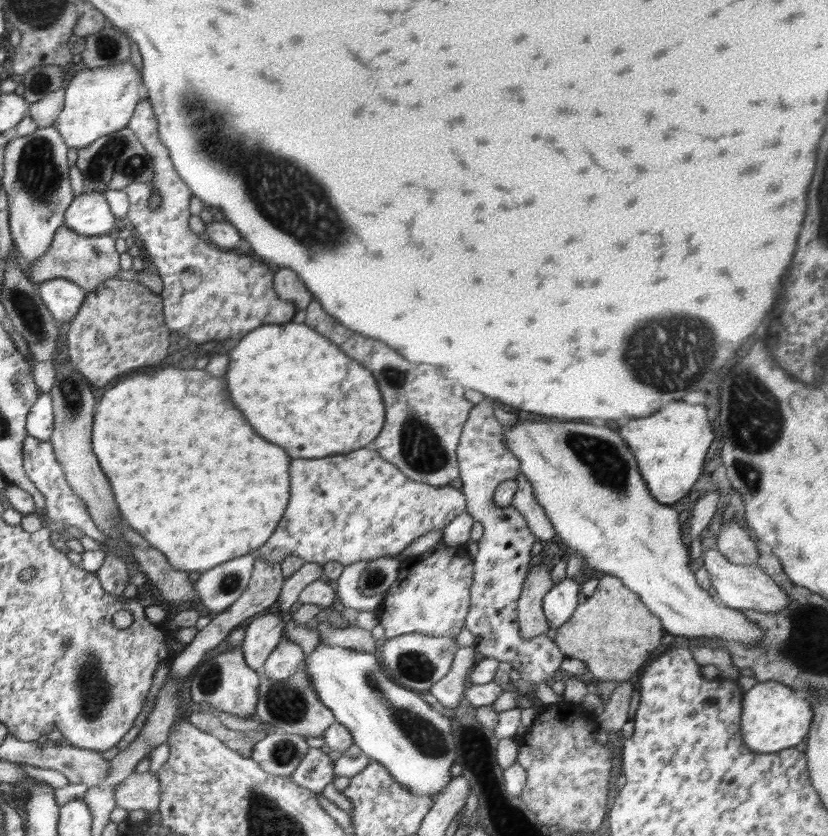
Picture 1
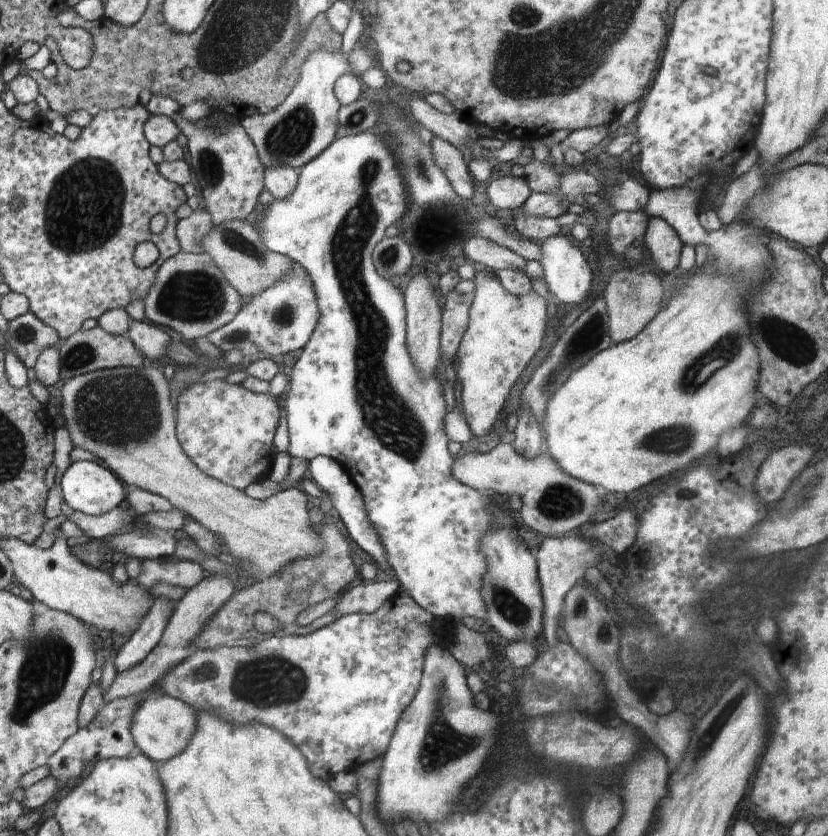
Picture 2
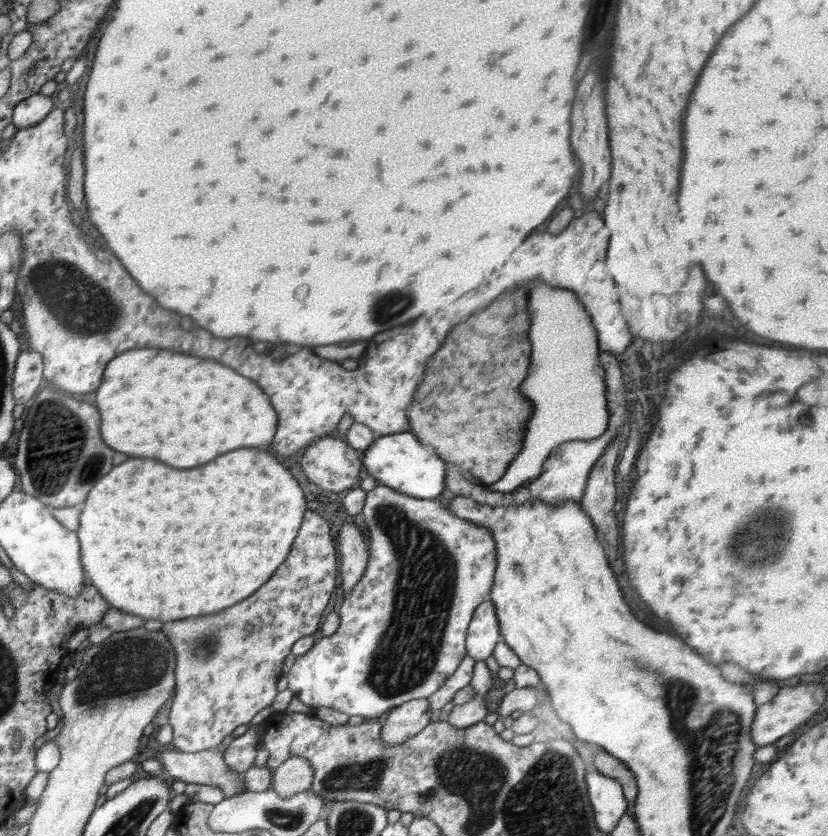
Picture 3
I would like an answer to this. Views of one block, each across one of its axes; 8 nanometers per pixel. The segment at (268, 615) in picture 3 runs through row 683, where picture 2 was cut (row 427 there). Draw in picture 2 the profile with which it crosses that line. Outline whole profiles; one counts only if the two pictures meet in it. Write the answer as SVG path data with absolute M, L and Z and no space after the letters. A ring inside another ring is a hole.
M215 379L186 386L177 398L175 414L176 438L188 458L191 458L204 474L243 491L253 482L268 477L277 455L272 452L272 440L280 420L277 398L269 393L255 393L244 386L228 384L224 379Z

